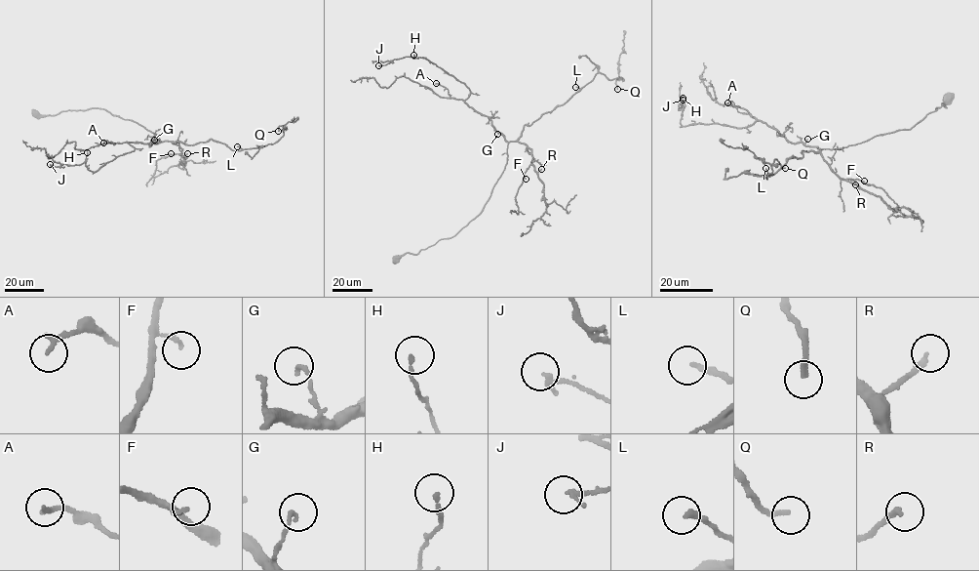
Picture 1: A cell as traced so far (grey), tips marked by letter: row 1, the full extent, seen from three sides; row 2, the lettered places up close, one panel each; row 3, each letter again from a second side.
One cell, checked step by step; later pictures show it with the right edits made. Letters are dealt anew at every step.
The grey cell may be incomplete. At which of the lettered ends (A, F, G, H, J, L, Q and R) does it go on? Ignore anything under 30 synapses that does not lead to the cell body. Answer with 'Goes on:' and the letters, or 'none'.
Goes on: L, Q

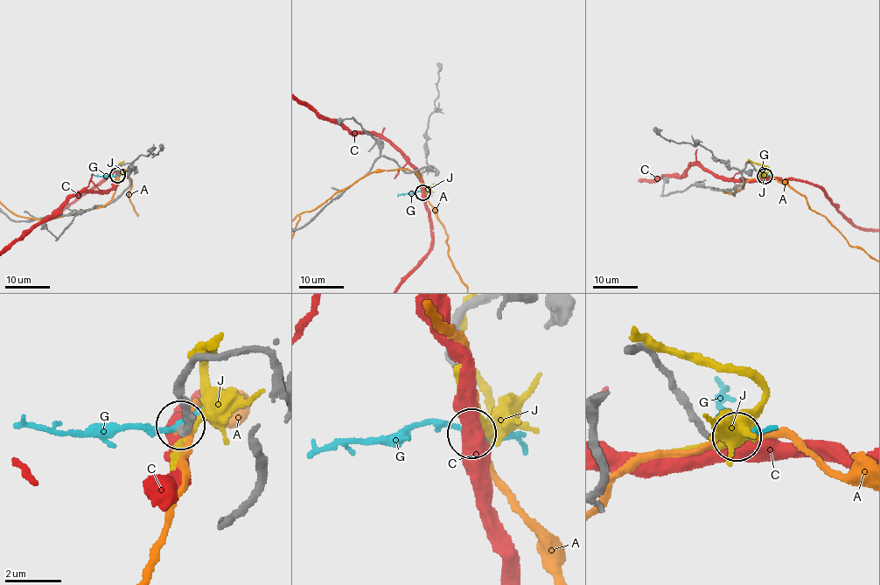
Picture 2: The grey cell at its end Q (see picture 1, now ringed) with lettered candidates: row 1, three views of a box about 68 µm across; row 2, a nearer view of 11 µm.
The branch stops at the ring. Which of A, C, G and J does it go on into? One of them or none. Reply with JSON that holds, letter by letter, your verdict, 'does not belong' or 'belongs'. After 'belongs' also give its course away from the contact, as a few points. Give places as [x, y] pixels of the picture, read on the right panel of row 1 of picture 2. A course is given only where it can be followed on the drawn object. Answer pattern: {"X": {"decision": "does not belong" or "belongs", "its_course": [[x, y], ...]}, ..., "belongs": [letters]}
{"A": {"decision": "does not belong"}, "C": {"decision": "does not belong"}, "G": {"decision": "does not belong"}, "J": {"decision": "does not belong"}, "belongs": []}

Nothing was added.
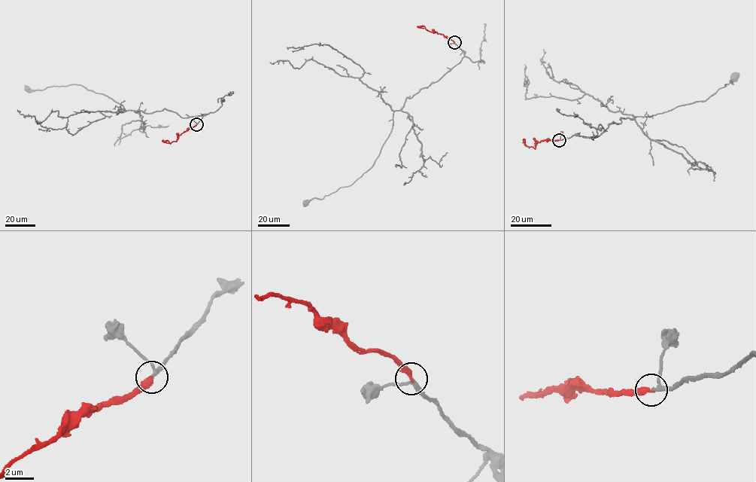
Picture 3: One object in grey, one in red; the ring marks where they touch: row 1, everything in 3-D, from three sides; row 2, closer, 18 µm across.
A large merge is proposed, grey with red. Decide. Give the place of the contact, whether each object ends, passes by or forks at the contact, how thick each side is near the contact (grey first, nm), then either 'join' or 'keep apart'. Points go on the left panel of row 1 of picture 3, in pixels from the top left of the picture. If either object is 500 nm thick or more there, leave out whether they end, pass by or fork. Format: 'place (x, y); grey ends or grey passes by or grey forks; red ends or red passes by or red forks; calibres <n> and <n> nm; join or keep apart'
place (196, 124); grey passes by; red ends; calibres 220 and 320 nm; join

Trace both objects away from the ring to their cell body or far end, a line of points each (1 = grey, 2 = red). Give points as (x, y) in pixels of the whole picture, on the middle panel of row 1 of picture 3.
1: (454, 43), (463, 56), (396, 110), (391, 132), (371, 168), (347, 186), (307, 202)
2: (454, 43), (442, 35), (428, 31), (424, 26), (417, 26)

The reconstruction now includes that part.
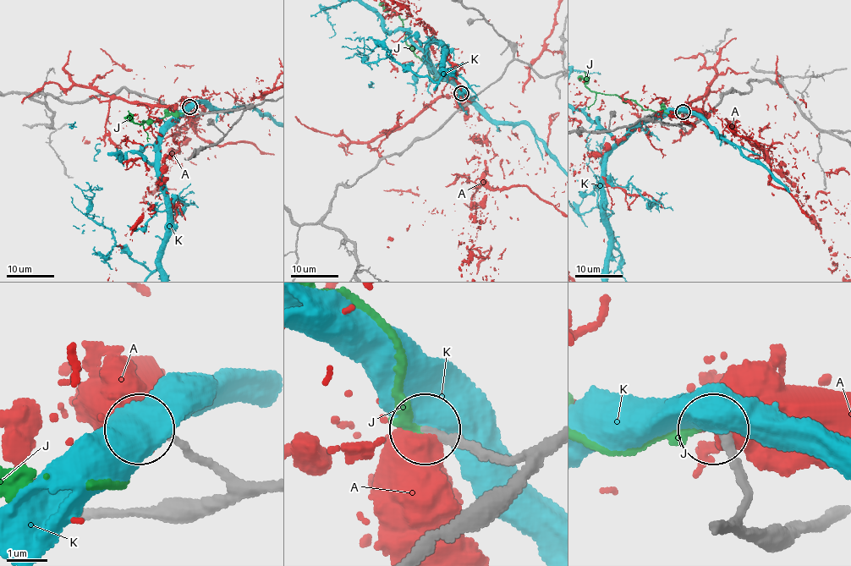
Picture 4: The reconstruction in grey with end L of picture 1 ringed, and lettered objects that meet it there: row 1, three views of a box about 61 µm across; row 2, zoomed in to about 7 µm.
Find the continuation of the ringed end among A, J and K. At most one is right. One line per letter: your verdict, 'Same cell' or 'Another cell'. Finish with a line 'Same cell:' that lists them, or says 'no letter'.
A: Another cell
J: Same cell
K: Another cell
Same cell: J

